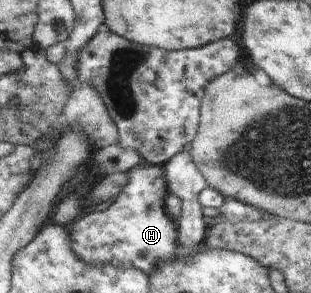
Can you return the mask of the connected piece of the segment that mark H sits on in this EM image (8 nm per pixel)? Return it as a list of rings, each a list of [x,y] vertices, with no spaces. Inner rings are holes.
[[[139,163],[126,174],[127,184],[105,210],[85,214],[67,230],[72,251],[84,263],[94,267],[112,264],[114,267],[136,268],[149,276],[175,260],[178,250],[177,227],[166,210],[169,190],[160,165]]]

